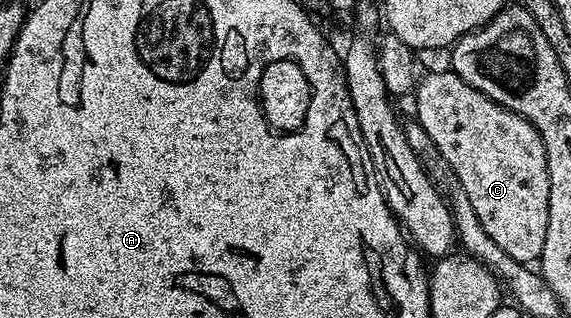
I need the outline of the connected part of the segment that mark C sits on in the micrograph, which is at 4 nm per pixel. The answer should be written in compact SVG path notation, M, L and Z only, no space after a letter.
M449 68L438 70L435 74L427 73L418 84L417 91L412 98L413 102L414 110L418 113L415 114L416 120L424 128L424 132L428 132L432 144L436 144L438 155L452 168L452 172L460 180L464 192L468 192L468 201L472 203L472 209L476 211L480 224L484 224L484 232L488 232L488 236L492 236L492 240L496 244L500 244L500 248L504 248L504 252L508 252L508 256L512 256L517 262L537 263L544 252L544 236L548 236L548 196L550 195L548 192L548 160L544 152L542 138L538 135L538 129L516 112L512 112L508 108L496 104L488 96L484 96L484 92L476 92L476 88L472 88L472 84L464 84L464 80L460 80L460 76L456 76L454 71Z

